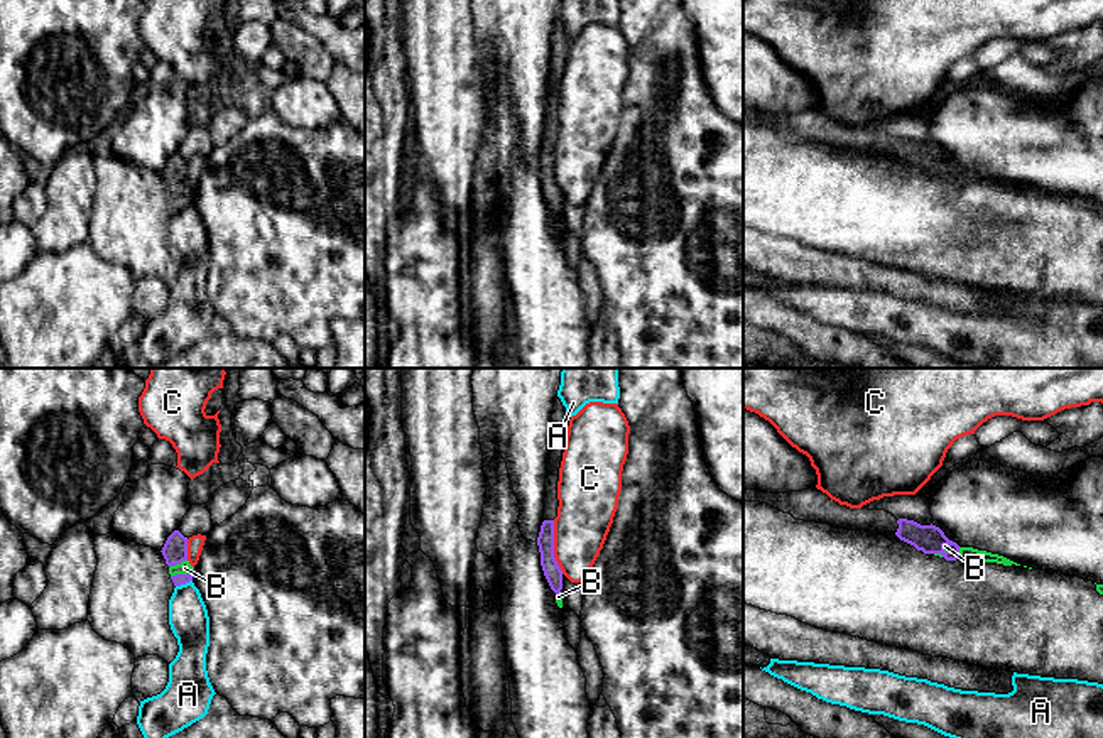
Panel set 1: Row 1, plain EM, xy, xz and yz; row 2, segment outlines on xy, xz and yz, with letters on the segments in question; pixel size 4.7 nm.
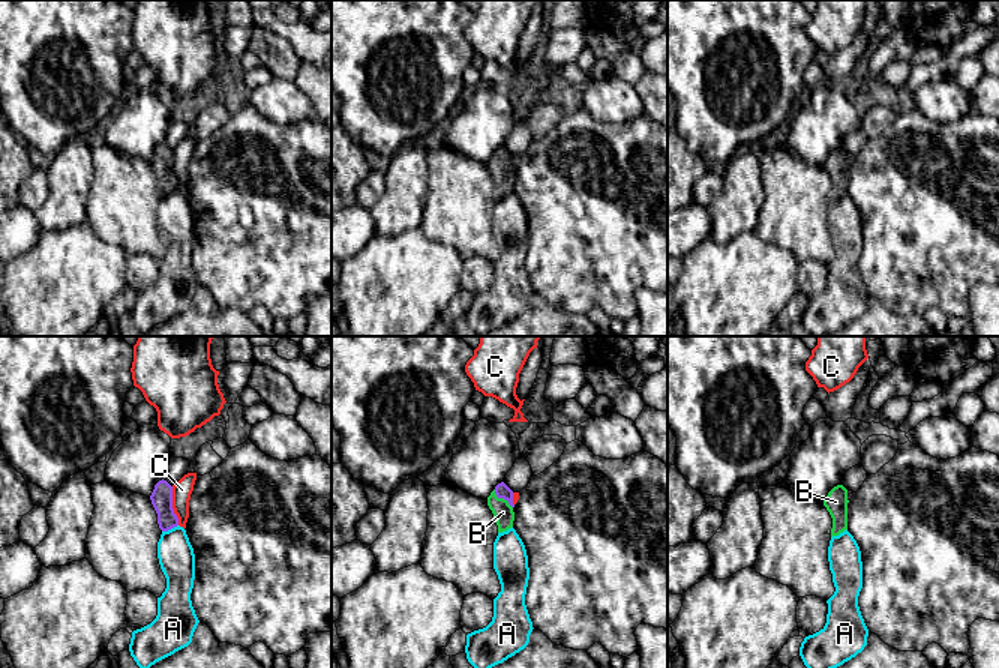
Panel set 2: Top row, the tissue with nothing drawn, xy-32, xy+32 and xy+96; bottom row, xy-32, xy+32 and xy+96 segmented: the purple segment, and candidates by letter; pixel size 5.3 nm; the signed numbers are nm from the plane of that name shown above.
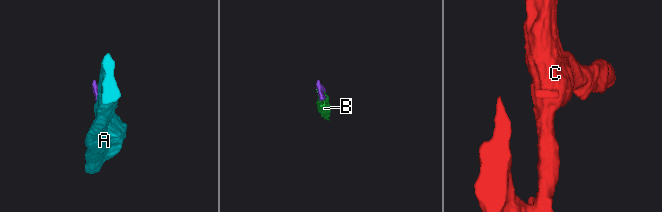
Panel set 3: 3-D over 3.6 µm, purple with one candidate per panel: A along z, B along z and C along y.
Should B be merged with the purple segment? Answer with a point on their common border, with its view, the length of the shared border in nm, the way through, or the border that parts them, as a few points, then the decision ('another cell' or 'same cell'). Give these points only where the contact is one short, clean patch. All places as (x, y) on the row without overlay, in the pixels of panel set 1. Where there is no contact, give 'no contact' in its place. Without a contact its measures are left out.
contact xy (181, 196); length 120 nm; way xy (178, 201), (181, 196), (184, 189); same cell

